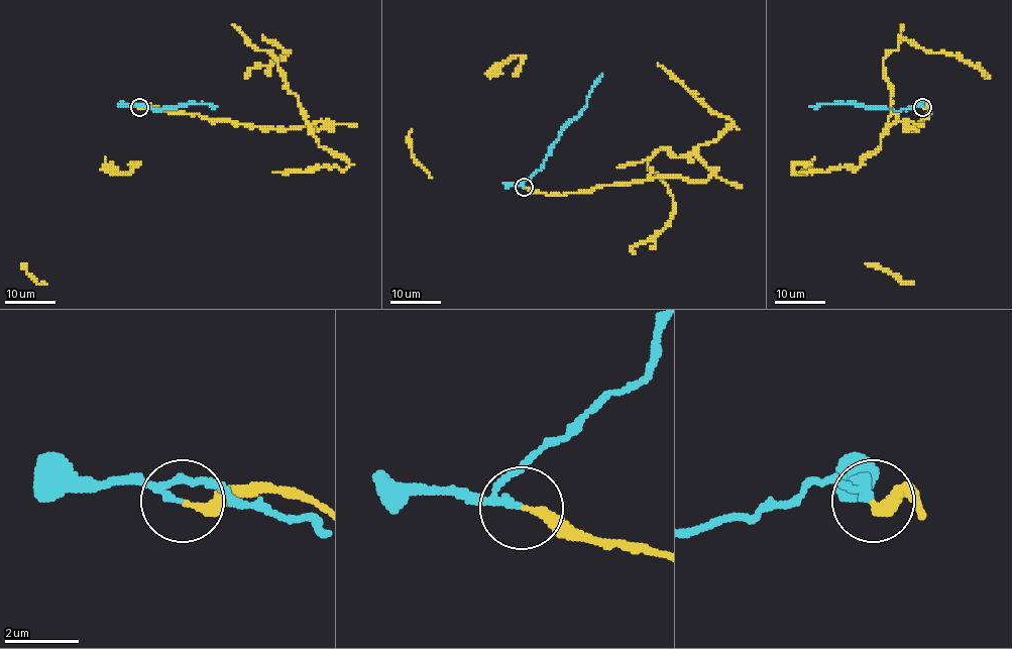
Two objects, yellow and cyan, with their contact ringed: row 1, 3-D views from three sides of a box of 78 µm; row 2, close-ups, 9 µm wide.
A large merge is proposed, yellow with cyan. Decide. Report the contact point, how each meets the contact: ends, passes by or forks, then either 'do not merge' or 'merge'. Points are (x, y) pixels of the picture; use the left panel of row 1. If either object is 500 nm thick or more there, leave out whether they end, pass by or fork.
(139, 107) | yellow ends | cyan passes by | do not merge

